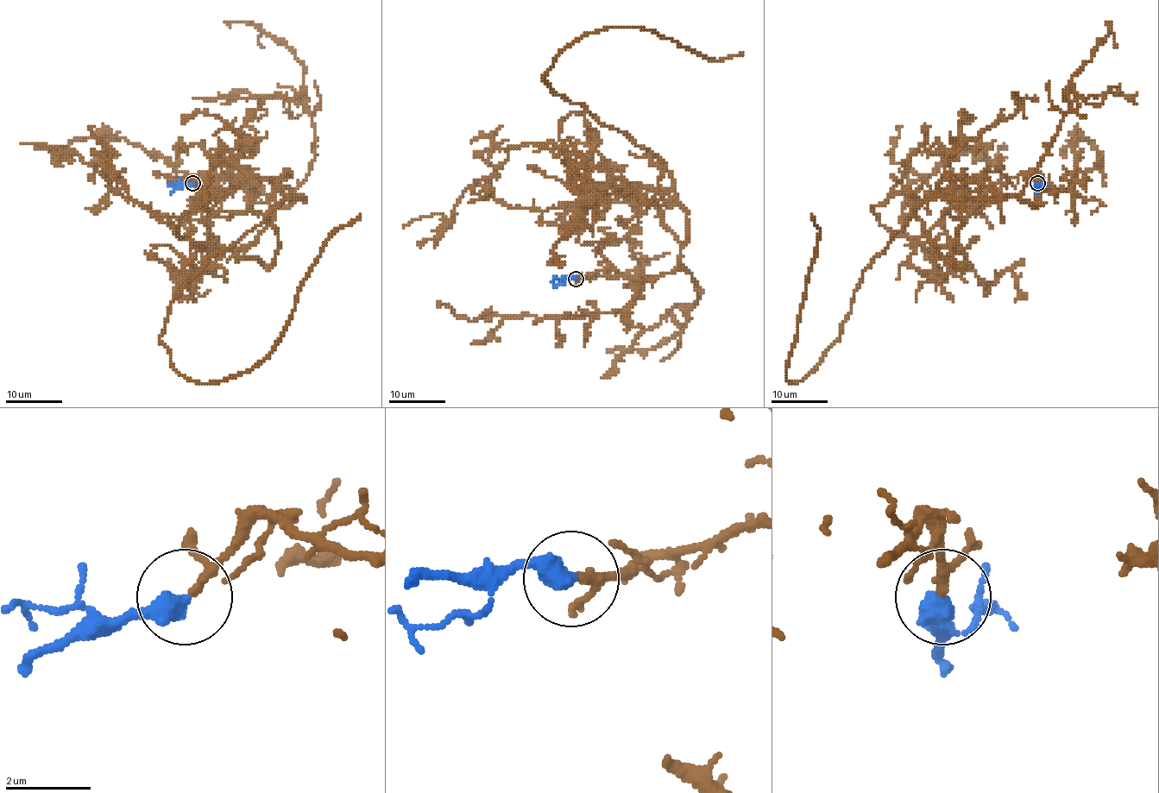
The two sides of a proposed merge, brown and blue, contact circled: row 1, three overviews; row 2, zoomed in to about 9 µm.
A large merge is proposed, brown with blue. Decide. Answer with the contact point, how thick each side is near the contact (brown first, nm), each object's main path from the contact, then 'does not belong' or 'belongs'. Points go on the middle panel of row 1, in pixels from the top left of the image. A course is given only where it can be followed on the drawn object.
place (576, 279); calibres 160 and 500 nm; course brown (576, 278), (670, 273), (685, 207), (665, 165), (552, 91), (554, 59), (620, 27), (709, 59), (743, 52); course blue (575, 278), (570, 277), (558, 285), (551, 282); belongs

